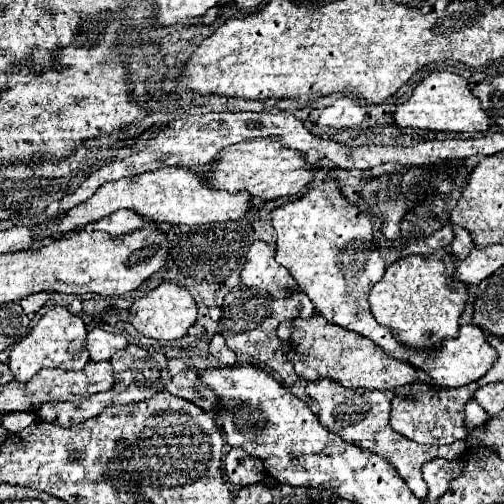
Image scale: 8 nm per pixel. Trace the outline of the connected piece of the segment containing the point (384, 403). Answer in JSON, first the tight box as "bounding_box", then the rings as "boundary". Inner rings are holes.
{"bounding_box":[307,379,467,499],"boundary":[[[321,379],[307,385],[307,395],[317,403],[317,417],[319,421],[329,427],[333,433],[341,435],[341,439],[355,443],[361,449],[367,449],[371,453],[377,453],[393,463],[397,473],[403,477],[403,481],[409,485],[409,489],[415,493],[415,497],[423,499],[427,495],[427,485],[421,477],[421,465],[425,461],[443,457],[443,459],[457,459],[467,447],[465,439],[459,439],[451,445],[421,445],[405,439],[403,435],[397,435],[389,421],[389,403],[393,393],[389,391],[369,391],[369,389],[347,389],[339,383],[333,383],[331,379]]]}

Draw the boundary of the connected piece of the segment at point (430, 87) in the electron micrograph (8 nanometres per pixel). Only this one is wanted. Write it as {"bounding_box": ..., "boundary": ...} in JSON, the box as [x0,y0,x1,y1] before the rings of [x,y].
{"bounding_box":[395,71,489,133],"boundary":[[[435,71],[425,77],[413,91],[411,99],[395,111],[397,127],[417,127],[429,131],[451,133],[485,133],[489,129],[489,115],[481,109],[481,101],[471,93],[471,85],[457,73]]]}

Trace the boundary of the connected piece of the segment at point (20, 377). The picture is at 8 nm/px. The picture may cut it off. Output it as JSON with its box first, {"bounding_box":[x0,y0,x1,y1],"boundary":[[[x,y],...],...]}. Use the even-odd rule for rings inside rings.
{"bounding_box":[9,307,89,383],"boundary":[[[55,307],[51,311],[47,311],[41,321],[31,329],[31,333],[21,339],[9,355],[9,367],[15,375],[17,381],[25,383],[29,381],[37,371],[45,369],[45,367],[59,367],[59,369],[83,369],[85,363],[89,361],[89,351],[85,345],[85,335],[87,335],[87,327],[85,323],[69,313],[65,307]]]}

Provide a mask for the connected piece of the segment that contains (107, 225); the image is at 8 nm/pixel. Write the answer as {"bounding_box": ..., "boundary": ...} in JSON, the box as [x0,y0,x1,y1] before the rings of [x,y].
{"bounding_box":[89,211,141,237],"boundary":[[[117,211],[105,219],[99,219],[95,223],[89,225],[95,231],[107,231],[109,235],[117,237],[129,231],[135,231],[141,227],[141,215],[137,215],[135,211]]]}

